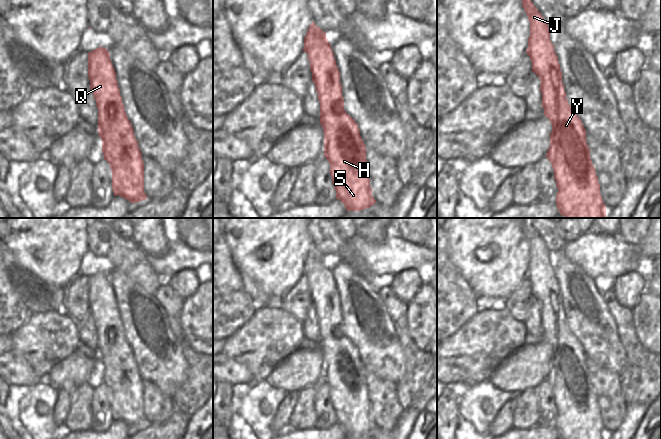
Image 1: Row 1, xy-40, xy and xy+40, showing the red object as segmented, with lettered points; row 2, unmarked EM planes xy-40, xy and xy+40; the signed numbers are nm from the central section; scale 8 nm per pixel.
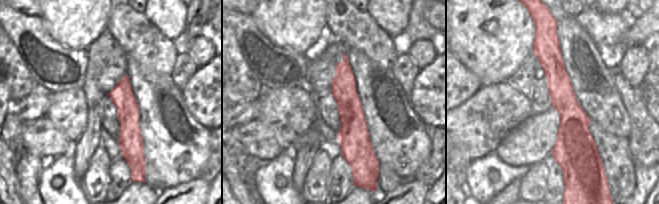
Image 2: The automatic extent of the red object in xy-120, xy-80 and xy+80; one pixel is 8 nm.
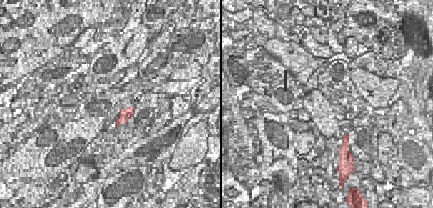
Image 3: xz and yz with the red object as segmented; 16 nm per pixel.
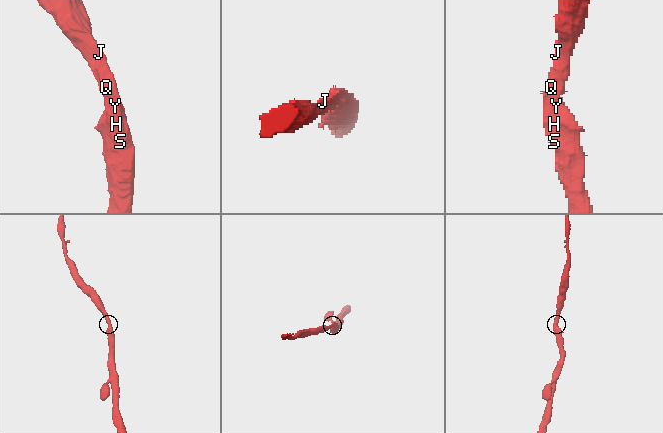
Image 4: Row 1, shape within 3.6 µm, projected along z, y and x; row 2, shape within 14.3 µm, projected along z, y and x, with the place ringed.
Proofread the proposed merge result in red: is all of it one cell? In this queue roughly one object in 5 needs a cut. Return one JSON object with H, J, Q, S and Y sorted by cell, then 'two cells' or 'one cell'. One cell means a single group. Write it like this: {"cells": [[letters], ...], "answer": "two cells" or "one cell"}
{"cells": [["H", "J", "Q", "S", "Y"]], "answer": "one cell"}

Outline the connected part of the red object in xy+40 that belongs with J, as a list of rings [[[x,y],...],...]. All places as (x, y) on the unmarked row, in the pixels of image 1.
[[[530,218],[522,219],[522,230],[530,246],[526,277],[530,280],[532,295],[541,305],[540,316],[544,339],[552,348],[550,370],[546,381],[552,388],[558,412],[556,430],[560,439],[606,439],[606,430],[600,418],[600,408],[586,366],[587,357],[580,342],[568,328],[560,288],[550,264],[550,252],[530,224]]]

